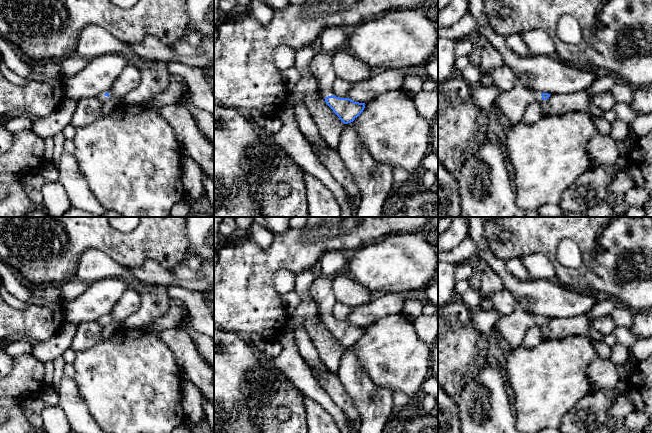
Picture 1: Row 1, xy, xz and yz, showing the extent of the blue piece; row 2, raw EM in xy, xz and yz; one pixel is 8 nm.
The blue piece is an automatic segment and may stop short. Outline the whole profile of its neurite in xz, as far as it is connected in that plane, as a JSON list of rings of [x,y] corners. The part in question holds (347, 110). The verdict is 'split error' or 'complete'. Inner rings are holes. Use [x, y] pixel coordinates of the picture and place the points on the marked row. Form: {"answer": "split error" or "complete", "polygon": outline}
{"answer": "split error", "polygon": [[[317,53],[310,63],[309,71],[316,78],[325,102],[344,124],[353,122],[363,112],[365,103],[332,95],[332,85],[337,77],[333,68],[332,53]]]}

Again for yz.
{"answer": "split error", "polygon": [[[517,83],[511,90],[499,93],[494,107],[508,117],[511,125],[515,125],[521,121],[530,104],[547,100],[550,95],[537,93]]]}

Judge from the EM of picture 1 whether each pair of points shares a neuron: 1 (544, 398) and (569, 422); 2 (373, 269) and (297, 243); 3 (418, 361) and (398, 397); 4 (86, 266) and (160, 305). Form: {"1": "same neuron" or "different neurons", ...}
{"1": "different neurons", "2": "different neurons", "3": "different neurons", "4": "same neuron"}

